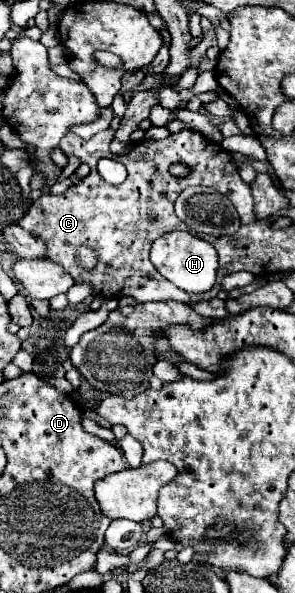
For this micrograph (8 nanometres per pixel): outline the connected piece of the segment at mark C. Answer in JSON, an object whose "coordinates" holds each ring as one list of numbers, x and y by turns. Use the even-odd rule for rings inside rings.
{"coordinates":[[180,131,180,133,172,133,170,137,162,139,162,141,140,141,140,143,132,143,132,151,124,157,116,157,120,163,124,163,124,167,128,169,128,177,122,185,110,185,106,183,96,169,96,175,88,175,82,183,70,187,66,193,62,195,48,195,44,193,40,199,36,199,28,211,28,215,20,221,20,225,24,229,28,229,34,235,40,235,40,239,46,241,48,247,48,259,54,263,60,263,72,277,76,283,84,283,88,281,94,287,94,295,96,297,134,297,140,303,146,301,164,301,164,299,176,299,182,303,190,303,190,301,204,301,212,297,212,291,202,293,202,295,190,295,186,291,180,291,178,287,174,287,172,283,168,283,168,279,164,279,156,267,152,265,148,253,152,243,162,237,168,231,190,231,186,223,180,223,180,219,176,219,174,215,174,201,178,199,178,195,190,187,190,185,208,185,218,189,220,193,224,193,226,197,230,197,232,205,236,205,238,213,240,213,240,223,242,225,250,225,250,223,258,223,256,213,254,213,254,203,252,203,252,193,250,193,250,185,244,183,238,175,238,167,236,163,232,163,232,157,228,151,224,151,218,143,204,139,200,133,196,131],[174,161,184,161,186,165,190,165,192,173,184,179,176,179,170,175,168,167],[148,215,156,215,156,221,150,221],[78,245,90,245,96,249,98,253,98,265,94,271,86,271,82,269,76,259,76,247]]}

